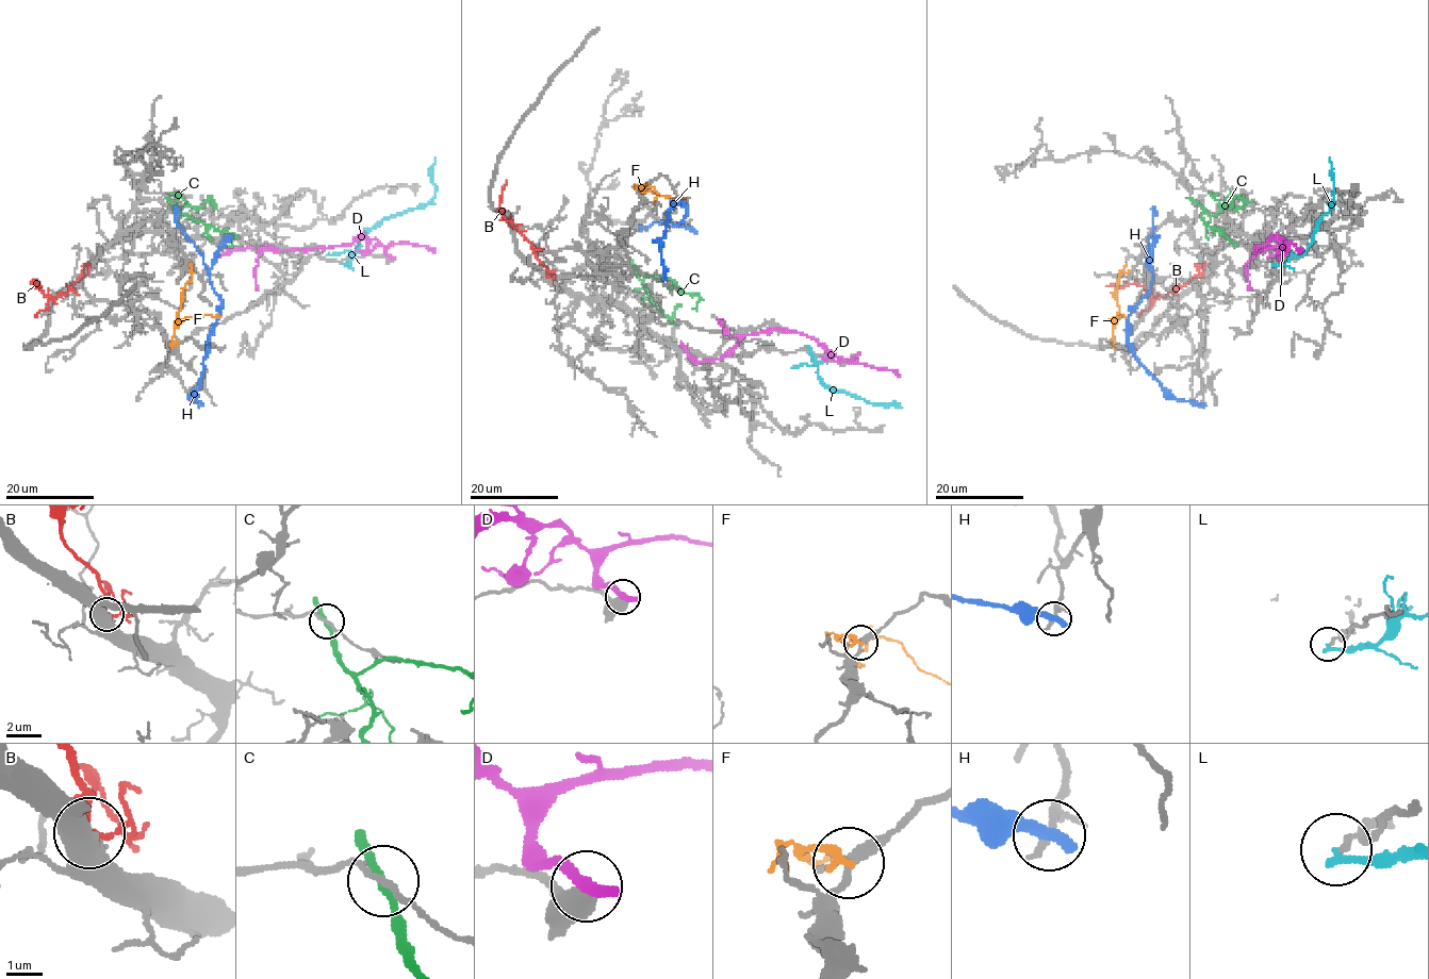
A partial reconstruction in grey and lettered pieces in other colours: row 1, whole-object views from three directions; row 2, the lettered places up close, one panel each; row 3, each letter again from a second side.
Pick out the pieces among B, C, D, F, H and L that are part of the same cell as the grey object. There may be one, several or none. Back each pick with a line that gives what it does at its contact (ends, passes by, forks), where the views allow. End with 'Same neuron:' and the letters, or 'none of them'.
Same neuron: none of them

